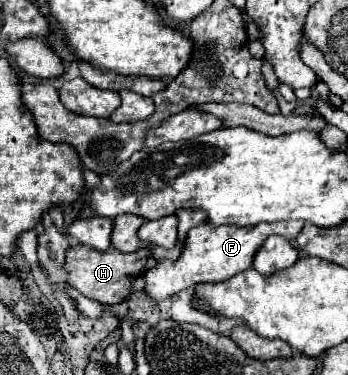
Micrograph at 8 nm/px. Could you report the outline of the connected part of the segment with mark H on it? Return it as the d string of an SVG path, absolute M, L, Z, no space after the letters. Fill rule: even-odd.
M72 246L66 252L66 270L70 270L70 286L76 288L80 294L84 294L86 298L98 300L106 306L118 304L122 300L126 300L132 292L132 284L134 280L146 272L148 268L148 258L152 258L156 246L132 252L132 254L122 254L116 248L110 248L108 252L98 252L90 246Z

